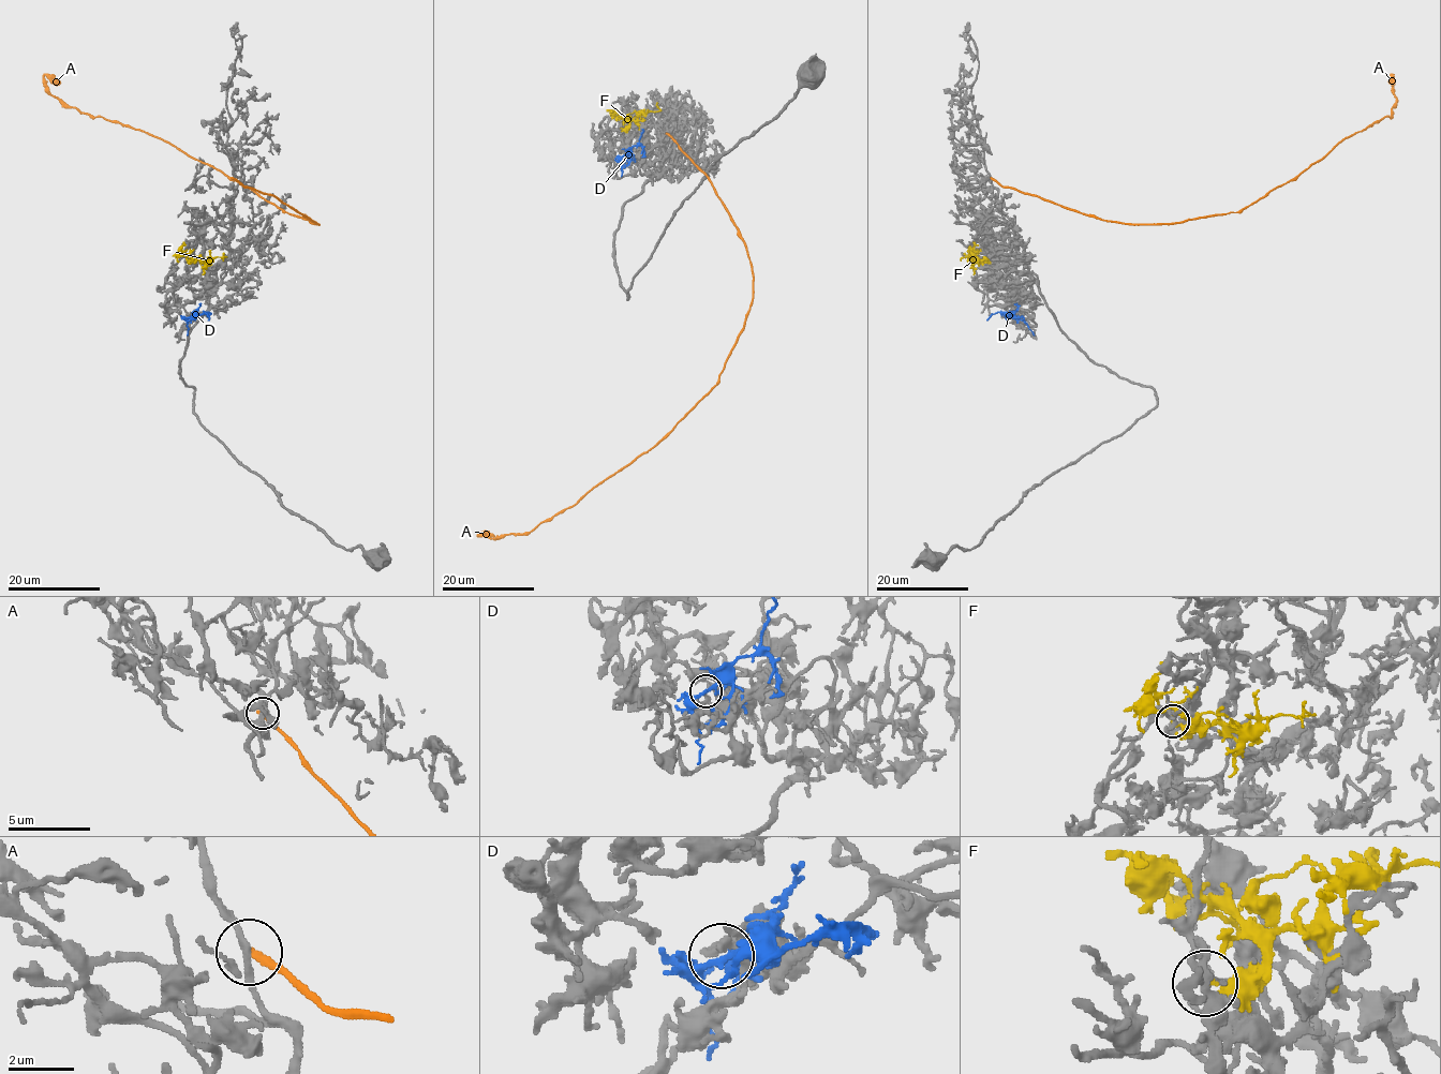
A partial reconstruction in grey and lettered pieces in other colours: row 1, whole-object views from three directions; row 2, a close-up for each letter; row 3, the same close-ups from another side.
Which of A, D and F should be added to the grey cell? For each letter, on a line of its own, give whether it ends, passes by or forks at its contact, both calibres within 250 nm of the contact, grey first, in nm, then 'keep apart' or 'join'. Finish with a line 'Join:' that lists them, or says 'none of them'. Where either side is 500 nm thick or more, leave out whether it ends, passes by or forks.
A: it ends | 240/300 nm | keep apart
D: it passes by | 280/200 nm | keep apart
F: it ends | 200/180 nm | keep apart
Join: none of them

